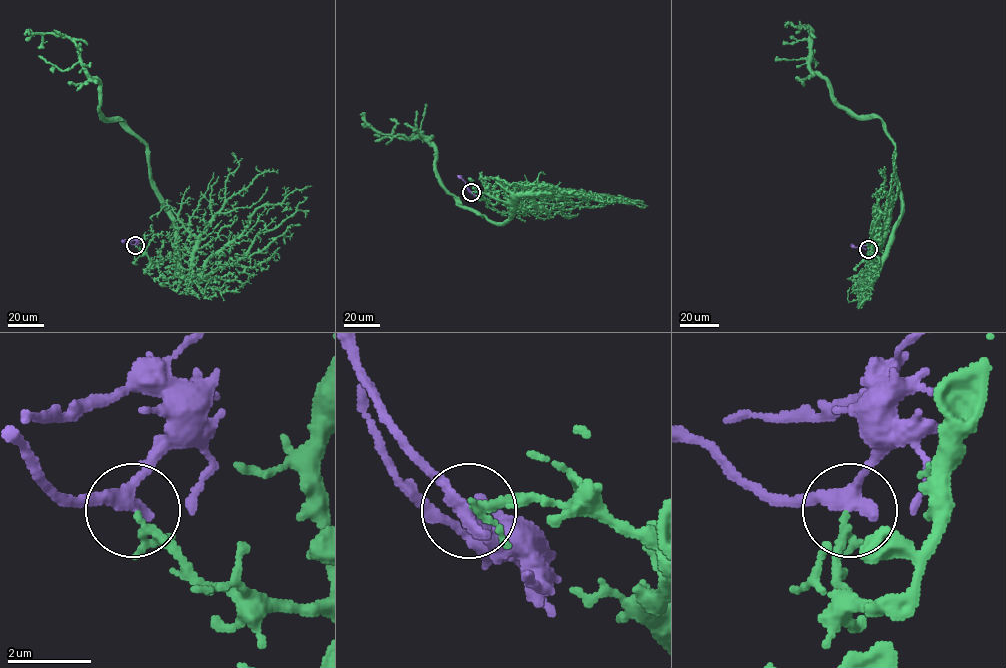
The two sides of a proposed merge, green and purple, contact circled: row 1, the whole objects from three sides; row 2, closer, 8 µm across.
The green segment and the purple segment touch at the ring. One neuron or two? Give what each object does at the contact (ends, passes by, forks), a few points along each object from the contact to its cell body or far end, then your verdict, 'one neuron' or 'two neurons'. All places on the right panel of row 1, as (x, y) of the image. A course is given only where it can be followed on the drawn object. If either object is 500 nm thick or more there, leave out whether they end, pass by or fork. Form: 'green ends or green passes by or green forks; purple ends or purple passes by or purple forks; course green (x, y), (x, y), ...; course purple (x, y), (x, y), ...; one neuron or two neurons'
green passes by; purple passes by; course green (868, 249), (876, 267), (901, 214), (893, 139), (879, 118), (845, 109), (810, 68), (810, 28), (784, 27); course purple (868, 249), (854, 247), (852, 244); two neurons

